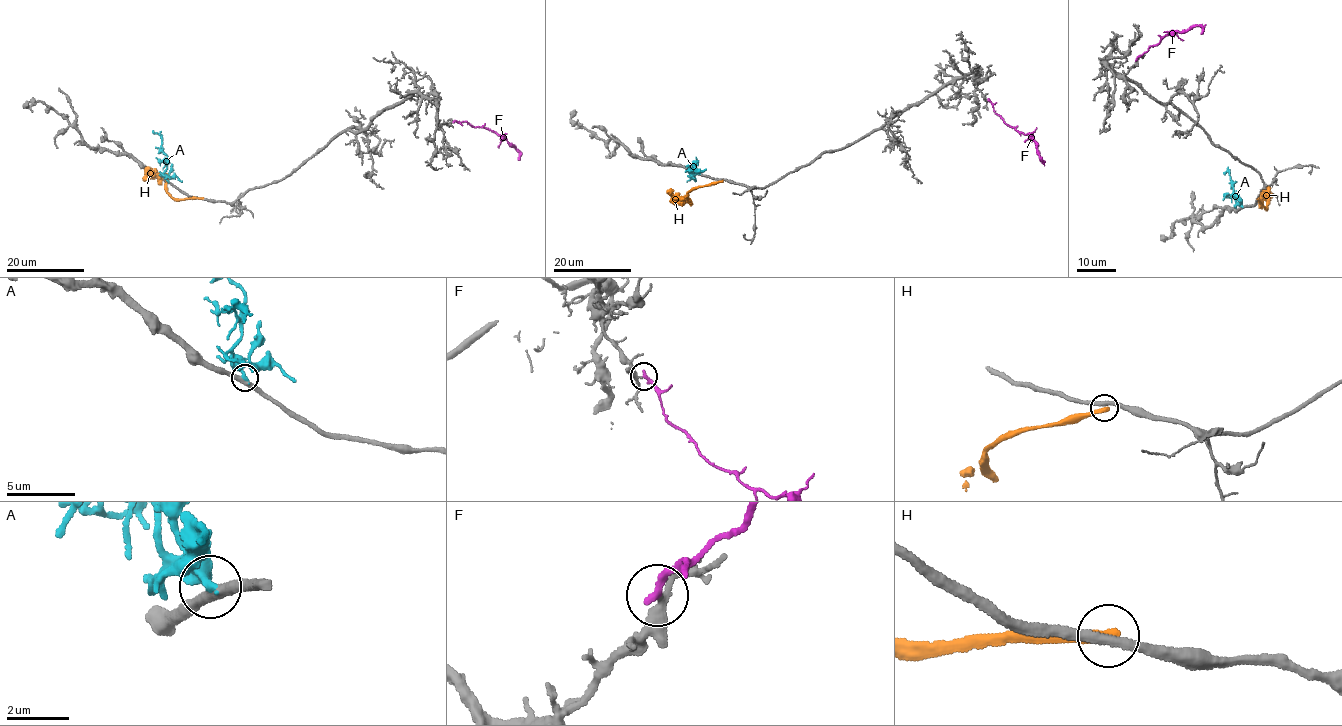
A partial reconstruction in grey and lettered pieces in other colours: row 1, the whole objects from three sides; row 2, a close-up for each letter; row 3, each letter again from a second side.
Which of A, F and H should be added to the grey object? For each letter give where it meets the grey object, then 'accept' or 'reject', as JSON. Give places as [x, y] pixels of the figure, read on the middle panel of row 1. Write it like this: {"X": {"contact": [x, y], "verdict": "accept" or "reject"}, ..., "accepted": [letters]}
{"A": {"contact": [692, 170], "verdict": "reject"}, "F": {"contact": [988, 100], "verdict": "reject"}, "H": {"contact": [721, 180], "verdict": "reject"}, "accepted": []}

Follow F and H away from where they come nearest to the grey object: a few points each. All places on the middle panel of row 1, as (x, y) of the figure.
F: (988, 99), (1007, 125), (1030, 135), (1041, 157)
H: (722, 181), (695, 187), (688, 193), (688, 200), (671, 193), (671, 188)

